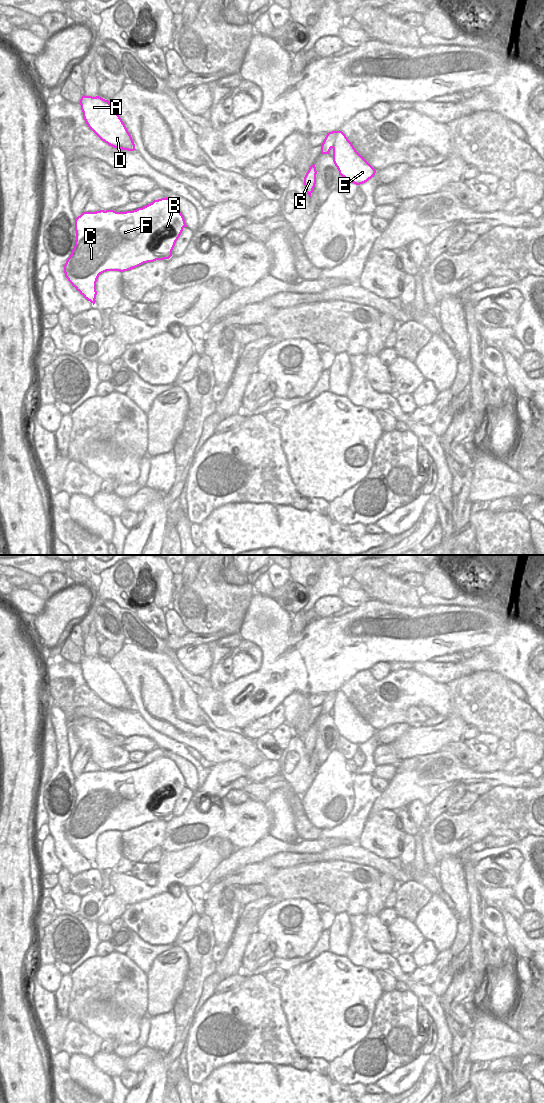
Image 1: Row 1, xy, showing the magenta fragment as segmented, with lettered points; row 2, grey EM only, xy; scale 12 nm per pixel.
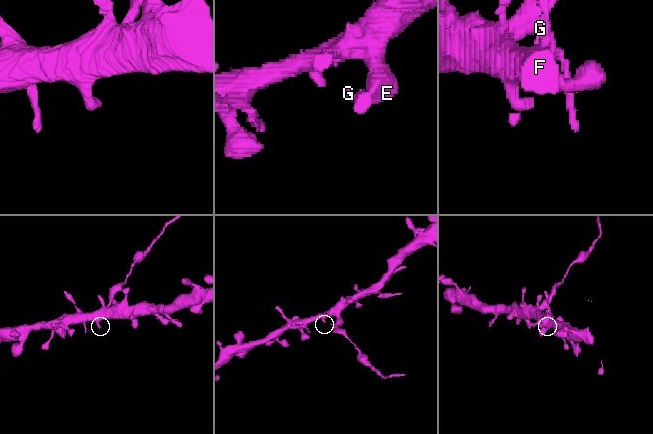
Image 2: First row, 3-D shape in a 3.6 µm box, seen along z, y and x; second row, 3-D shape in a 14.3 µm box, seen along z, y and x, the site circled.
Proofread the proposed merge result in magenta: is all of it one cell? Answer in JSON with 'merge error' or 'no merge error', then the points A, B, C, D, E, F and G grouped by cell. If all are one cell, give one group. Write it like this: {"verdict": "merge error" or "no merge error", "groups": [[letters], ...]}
{"verdict": "merge error", "groups": [["A", "B", "C", "D", "E", "F"], ["G"]]}

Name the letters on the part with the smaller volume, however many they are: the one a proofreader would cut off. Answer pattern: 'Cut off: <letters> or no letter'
Cut off: G

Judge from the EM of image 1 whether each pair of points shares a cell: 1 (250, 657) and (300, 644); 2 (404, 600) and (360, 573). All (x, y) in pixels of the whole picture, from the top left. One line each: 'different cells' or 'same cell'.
1: different cells
2: same cell

